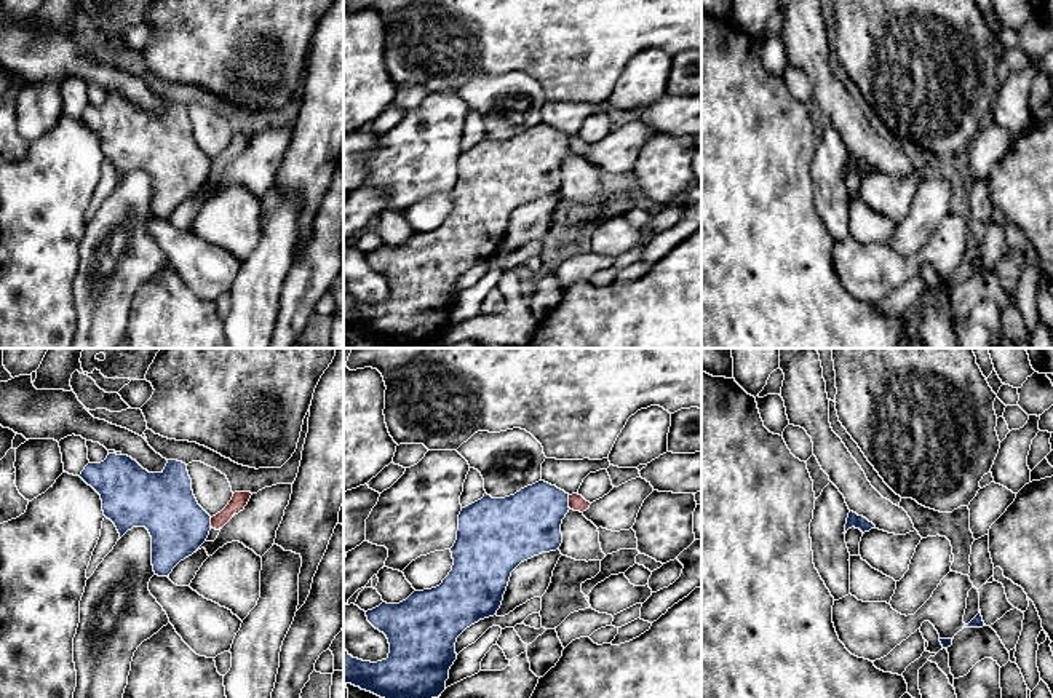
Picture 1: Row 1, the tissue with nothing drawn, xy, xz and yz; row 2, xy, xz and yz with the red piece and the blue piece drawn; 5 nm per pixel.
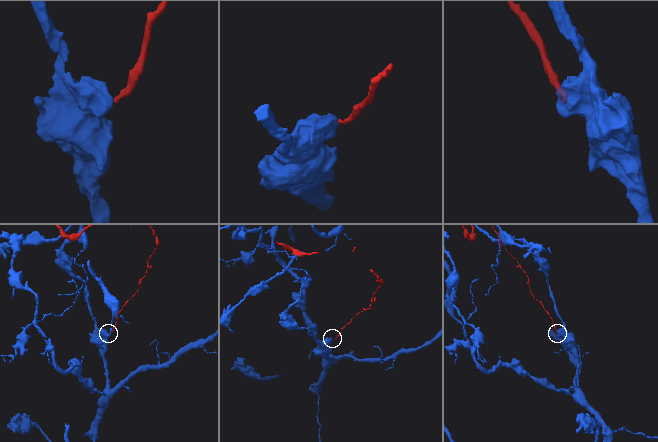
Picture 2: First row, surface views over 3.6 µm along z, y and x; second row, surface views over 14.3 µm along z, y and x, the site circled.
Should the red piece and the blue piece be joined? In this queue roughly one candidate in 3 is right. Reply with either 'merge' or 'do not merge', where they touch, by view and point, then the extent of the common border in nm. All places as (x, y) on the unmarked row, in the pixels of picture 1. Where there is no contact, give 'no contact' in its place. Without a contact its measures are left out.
do not merge; contact xz (569, 144); length 70 nm

